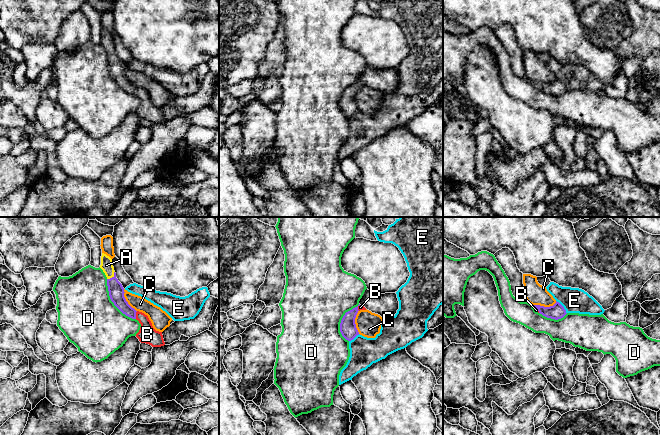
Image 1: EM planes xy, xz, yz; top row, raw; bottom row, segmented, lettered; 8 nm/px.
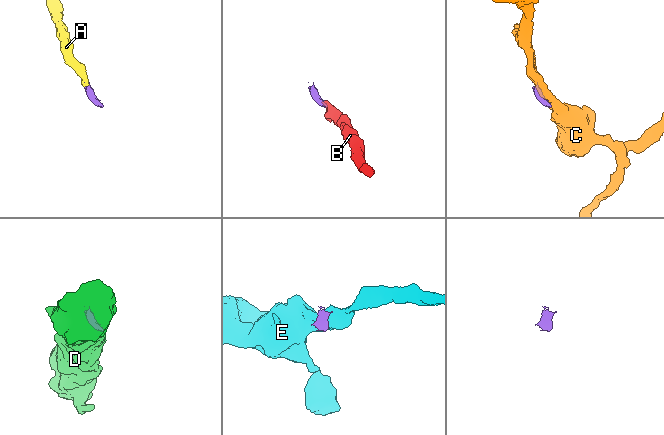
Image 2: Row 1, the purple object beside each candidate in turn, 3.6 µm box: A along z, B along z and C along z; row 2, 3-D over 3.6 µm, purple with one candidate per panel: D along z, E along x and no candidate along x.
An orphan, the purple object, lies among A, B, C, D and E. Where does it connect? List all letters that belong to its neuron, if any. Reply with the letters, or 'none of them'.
A, B

